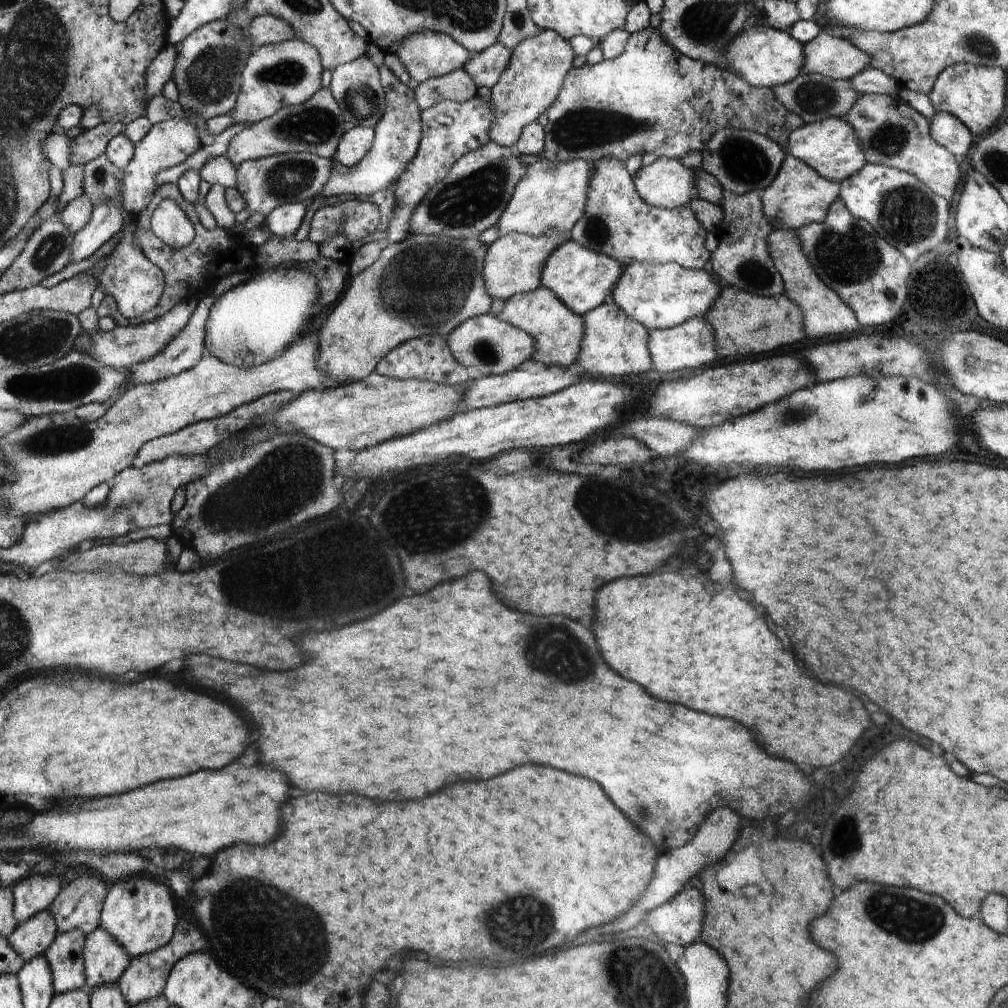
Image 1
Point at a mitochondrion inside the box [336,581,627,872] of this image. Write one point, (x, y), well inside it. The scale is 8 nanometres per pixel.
(555, 655)

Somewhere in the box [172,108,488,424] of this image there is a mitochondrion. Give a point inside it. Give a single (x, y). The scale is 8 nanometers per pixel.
(425, 285)

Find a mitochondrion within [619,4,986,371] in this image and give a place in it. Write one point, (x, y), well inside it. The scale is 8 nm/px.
(849, 255)

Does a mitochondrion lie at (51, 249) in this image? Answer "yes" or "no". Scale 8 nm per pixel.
yes

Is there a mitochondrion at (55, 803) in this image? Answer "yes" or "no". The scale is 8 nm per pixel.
no

